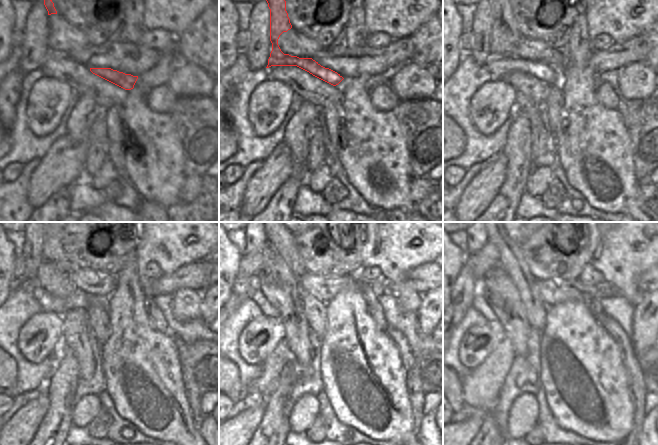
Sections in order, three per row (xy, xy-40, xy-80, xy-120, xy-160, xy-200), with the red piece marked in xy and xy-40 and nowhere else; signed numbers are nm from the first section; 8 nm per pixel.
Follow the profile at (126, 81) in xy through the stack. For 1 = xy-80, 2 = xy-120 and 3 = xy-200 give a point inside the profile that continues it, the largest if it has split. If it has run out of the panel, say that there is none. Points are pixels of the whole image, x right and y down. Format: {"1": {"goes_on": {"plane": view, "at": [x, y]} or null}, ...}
{"1": {"goes_on": {"plane": "xy-80", "at": [505, 37]}}, "2": {"goes_on": {"plane": "xy-120", "at": [55, 292]}}, "3": {"goes_on": {"plane": "xy-200", "at": [497, 298]}}}

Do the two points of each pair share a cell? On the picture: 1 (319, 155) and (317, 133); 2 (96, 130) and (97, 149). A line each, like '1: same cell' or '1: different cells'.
1: same cell
2: different cells

